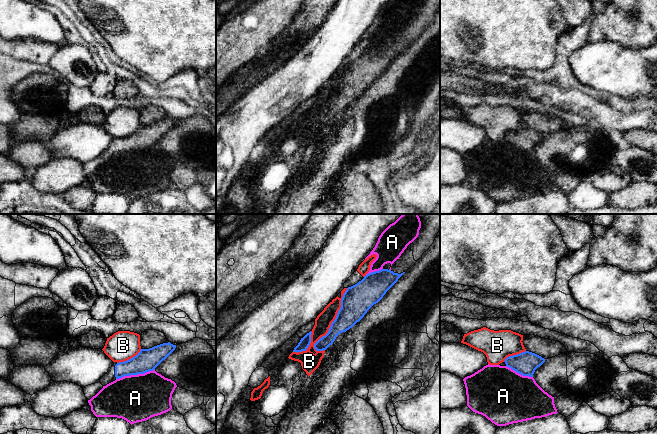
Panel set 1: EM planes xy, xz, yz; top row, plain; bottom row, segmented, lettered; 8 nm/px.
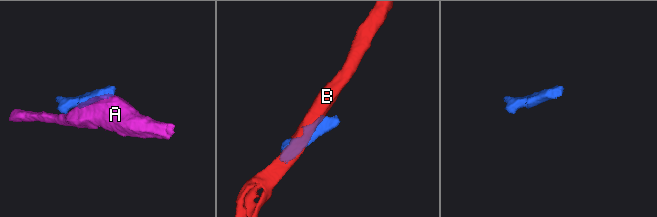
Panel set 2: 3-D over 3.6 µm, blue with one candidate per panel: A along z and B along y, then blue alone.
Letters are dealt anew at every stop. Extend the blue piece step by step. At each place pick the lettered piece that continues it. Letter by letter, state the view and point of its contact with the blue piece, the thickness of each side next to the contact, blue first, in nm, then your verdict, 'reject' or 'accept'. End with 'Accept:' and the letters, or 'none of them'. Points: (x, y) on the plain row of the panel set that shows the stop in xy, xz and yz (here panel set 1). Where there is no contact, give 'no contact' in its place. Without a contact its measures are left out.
A: meets blue in xy at (135, 150); 180 nm thick on the blue side, 380 nm on the other; reject
B: meets blue in xz at (334, 96); 240 nm thick on the blue side, 130 nm on the other; reject
Accept: none of them

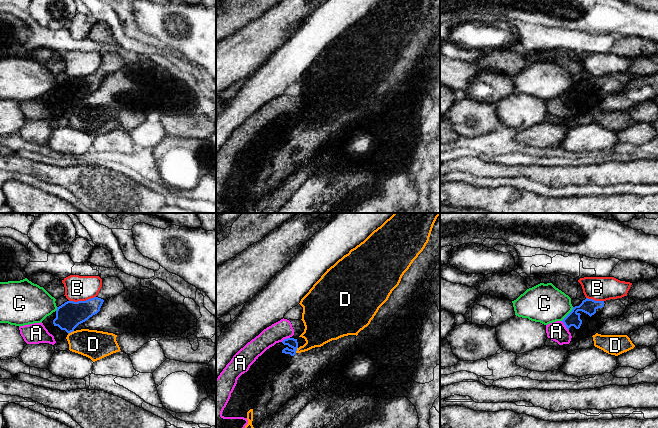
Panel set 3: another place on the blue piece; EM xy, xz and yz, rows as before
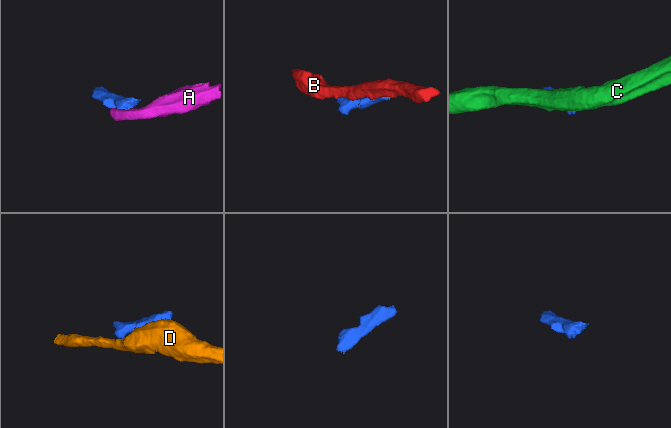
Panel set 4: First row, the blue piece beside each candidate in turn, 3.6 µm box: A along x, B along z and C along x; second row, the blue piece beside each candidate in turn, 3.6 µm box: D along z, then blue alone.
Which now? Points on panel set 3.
A: meets blue in yz at (565, 101); 120 nm thick on the blue side, 160 nm on the other; accept
B: meets blue in xy at (82, 77); 220 nm thick on the blue side, 200 nm on the other; reject
C: meets blue in yz at (568, 90); 120 nm thick on the blue side, 320 nm on the other; reject
D: meets blue in xy at (70, 108); 220 nm thick on the blue side, 220 nm on the other; reject
Accept: A

